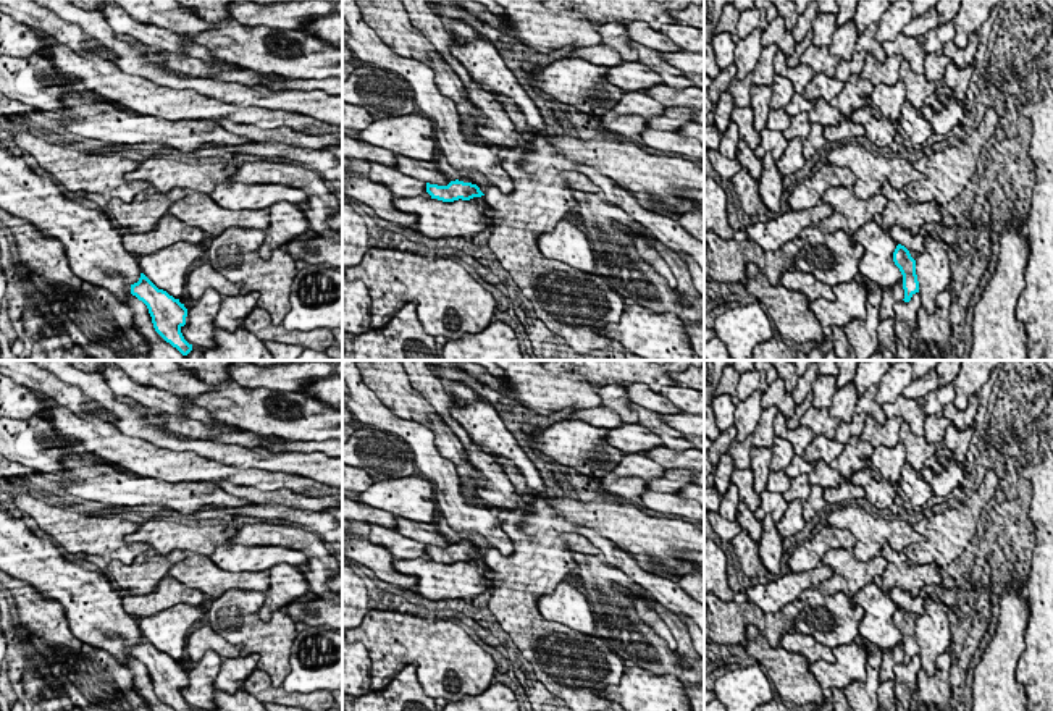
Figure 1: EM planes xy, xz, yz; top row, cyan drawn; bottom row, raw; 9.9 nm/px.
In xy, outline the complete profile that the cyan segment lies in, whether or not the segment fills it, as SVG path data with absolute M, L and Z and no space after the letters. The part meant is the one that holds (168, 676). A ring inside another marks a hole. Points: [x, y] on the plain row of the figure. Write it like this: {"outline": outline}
{"outline": "M144 635L131 646L131 656L142 663L152 679L155 693L176 711L192 711L181 690L186 687L187 671L179 661L158 651Z"}

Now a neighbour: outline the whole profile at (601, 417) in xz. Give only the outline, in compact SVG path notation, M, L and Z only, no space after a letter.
M586 407L586 409L577 409L570 414L572 420L583 420L593 427L599 428L620 428L625 423L620 420L619 414L612 409L606 407Z

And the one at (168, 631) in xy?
M176 604L139 619L139 629L158 651L181 661L191 630L205 622L205 616L202 606Z

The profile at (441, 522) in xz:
M438 509L438 515L436 515L436 527L439 530L439 533L443 536L446 536L451 543L460 541L460 540L468 540L472 541L480 553L485 556L488 551L488 541L485 540L485 536L481 535L475 535L475 533L465 533L465 532L455 532L447 525L446 517L439 512Z

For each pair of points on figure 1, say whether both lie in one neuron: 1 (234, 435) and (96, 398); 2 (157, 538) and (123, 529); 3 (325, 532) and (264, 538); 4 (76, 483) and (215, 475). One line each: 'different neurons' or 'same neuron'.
1: different neurons
2: different neurons
3: different neurons
4: different neurons

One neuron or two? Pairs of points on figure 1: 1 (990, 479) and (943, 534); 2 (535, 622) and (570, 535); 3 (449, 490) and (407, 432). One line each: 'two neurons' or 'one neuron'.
1: one neuron
2: one neuron
3: one neuron

